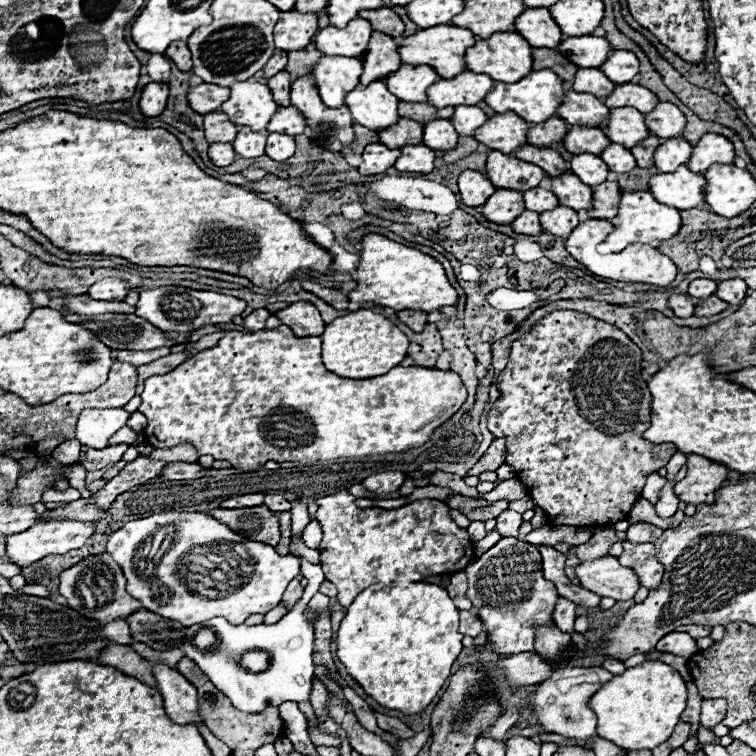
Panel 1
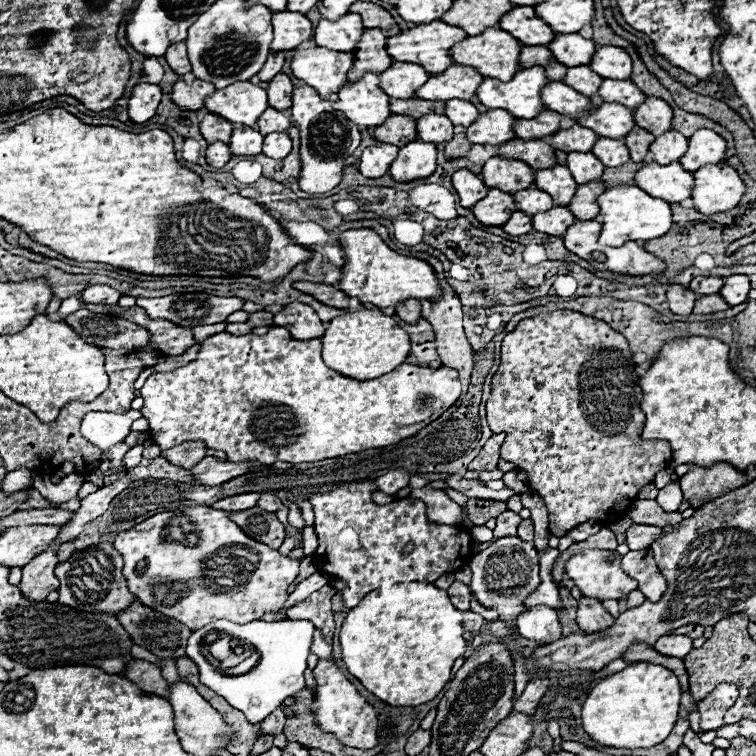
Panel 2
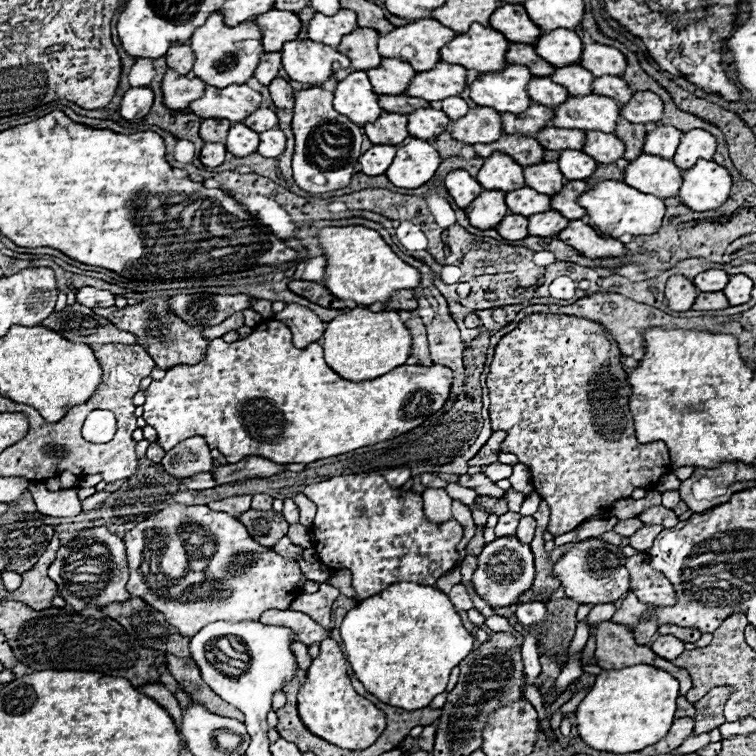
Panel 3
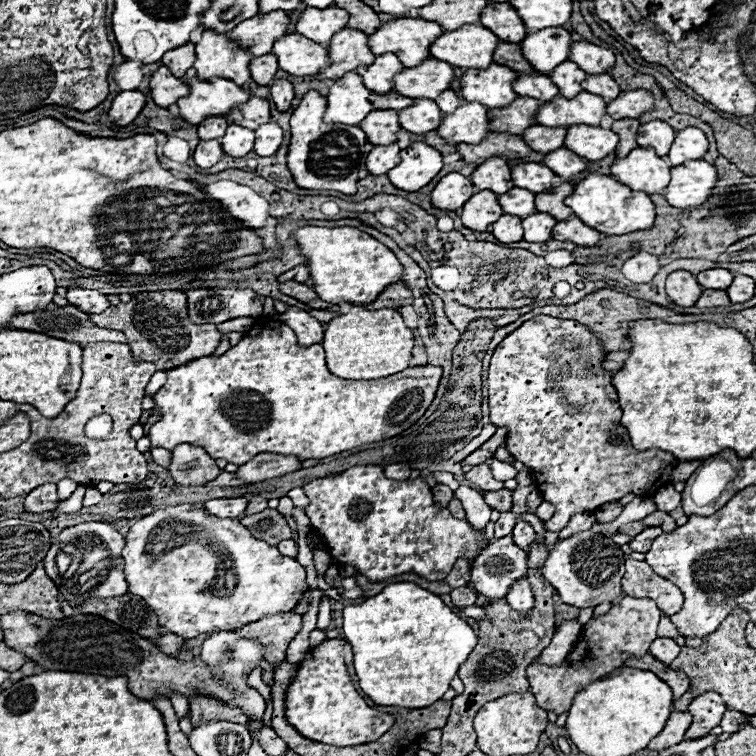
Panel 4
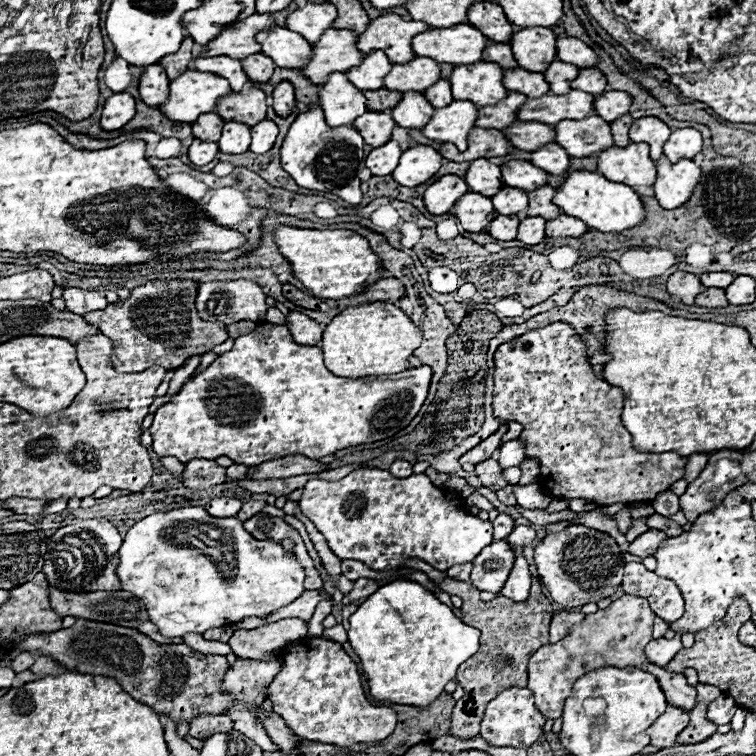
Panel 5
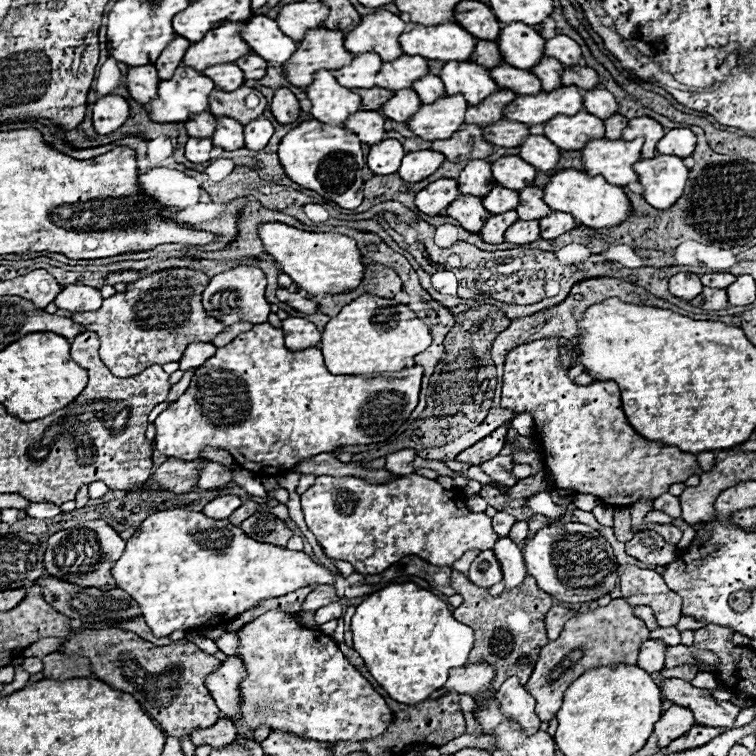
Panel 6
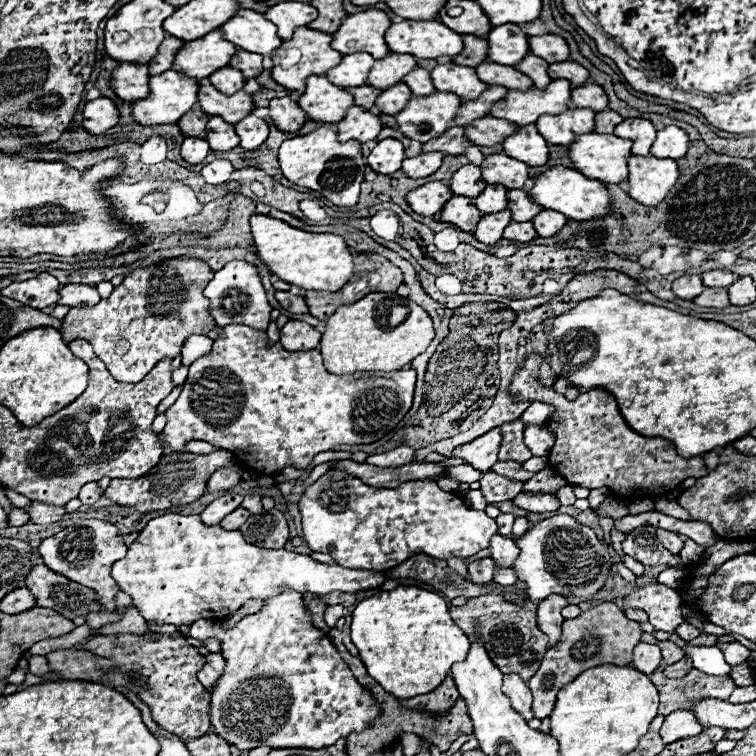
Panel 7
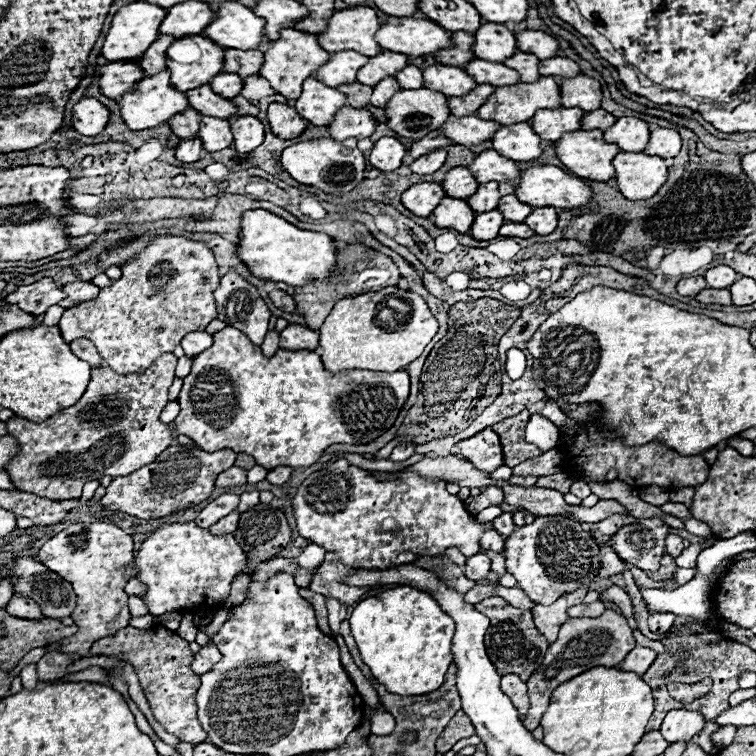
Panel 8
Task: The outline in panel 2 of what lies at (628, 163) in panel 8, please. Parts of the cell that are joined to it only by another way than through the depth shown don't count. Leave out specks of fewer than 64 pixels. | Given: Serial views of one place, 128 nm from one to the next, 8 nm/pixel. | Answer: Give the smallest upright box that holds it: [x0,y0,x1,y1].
[692,164,744,214]

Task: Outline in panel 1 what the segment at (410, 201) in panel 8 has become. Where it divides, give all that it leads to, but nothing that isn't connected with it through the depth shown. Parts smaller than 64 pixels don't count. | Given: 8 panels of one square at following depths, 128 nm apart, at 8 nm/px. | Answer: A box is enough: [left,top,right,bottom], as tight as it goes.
[458,170,496,206]

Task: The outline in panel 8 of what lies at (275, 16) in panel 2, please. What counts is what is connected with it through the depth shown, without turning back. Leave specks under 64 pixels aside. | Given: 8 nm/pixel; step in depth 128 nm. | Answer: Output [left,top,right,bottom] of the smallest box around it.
[166,38,224,92]

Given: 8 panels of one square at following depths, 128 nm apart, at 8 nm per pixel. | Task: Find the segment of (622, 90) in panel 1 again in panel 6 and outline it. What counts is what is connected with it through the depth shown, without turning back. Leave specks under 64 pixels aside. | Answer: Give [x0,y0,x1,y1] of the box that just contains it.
[560,64,598,90]

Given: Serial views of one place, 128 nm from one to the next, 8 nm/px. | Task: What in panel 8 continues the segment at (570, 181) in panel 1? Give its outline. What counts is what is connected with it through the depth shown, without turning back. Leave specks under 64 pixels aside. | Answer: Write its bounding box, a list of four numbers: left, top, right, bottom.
[468,150,520,186]

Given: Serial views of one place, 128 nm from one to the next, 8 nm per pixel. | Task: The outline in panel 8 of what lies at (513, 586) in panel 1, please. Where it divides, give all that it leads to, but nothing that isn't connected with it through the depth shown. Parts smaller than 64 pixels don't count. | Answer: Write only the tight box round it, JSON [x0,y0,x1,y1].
[464,554,490,580]

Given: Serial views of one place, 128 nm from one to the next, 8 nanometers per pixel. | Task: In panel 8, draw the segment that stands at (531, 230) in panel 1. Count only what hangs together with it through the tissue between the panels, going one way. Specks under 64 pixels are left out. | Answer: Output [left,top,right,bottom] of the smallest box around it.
[468,210,504,240]

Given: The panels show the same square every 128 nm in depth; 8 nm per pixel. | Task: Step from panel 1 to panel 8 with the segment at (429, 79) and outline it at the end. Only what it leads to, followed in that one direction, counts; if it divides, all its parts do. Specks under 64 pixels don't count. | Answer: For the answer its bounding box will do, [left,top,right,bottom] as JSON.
[314,50,368,88]

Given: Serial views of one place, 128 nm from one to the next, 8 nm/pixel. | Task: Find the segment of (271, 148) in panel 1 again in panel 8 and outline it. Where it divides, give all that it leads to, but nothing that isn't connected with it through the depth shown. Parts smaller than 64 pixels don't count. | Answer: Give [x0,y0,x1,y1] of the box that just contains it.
[232,116,264,152]

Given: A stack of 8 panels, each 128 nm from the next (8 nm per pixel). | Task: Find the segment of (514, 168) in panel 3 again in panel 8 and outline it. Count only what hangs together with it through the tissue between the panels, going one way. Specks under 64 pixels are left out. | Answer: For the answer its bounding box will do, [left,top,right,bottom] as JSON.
[442,166,478,200]

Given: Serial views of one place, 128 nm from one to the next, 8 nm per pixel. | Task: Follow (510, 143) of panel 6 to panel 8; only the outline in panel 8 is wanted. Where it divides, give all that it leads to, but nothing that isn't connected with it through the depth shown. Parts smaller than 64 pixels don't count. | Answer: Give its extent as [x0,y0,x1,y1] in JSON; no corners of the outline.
[440,116,498,146]

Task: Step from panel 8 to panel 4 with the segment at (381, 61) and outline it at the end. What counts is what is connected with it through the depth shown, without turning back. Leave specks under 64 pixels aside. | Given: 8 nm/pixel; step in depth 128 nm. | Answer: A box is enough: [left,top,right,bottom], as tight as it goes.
[394,60,454,100]

